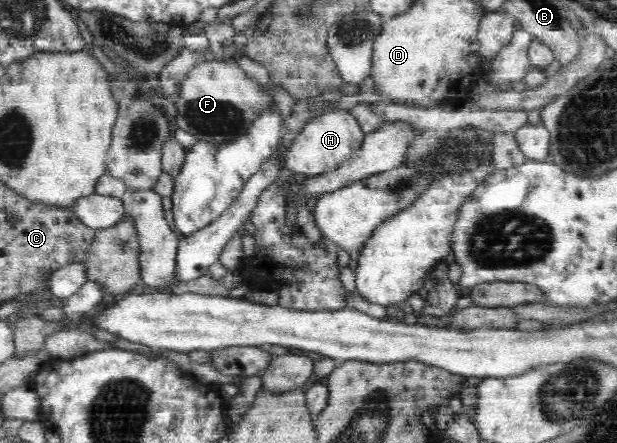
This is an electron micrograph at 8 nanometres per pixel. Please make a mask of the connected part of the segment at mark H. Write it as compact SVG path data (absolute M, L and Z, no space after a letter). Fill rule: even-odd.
M326 109L324 113L310 120L293 139L285 153L284 167L307 177L338 170L364 141L363 127L348 110Z

